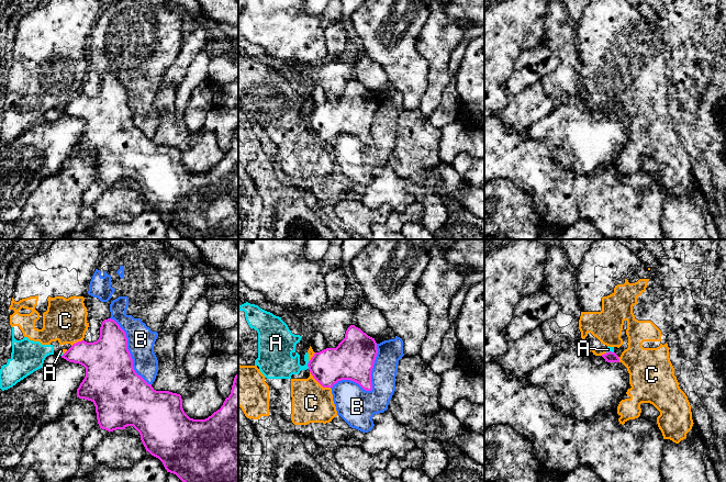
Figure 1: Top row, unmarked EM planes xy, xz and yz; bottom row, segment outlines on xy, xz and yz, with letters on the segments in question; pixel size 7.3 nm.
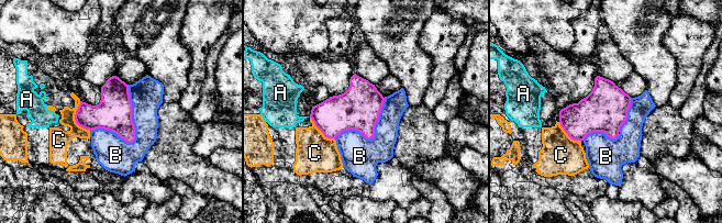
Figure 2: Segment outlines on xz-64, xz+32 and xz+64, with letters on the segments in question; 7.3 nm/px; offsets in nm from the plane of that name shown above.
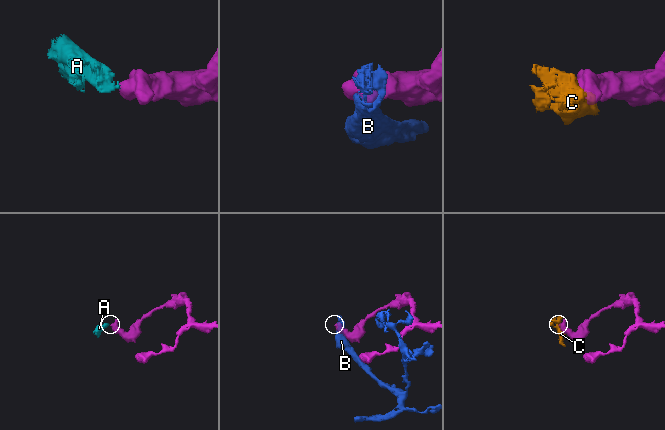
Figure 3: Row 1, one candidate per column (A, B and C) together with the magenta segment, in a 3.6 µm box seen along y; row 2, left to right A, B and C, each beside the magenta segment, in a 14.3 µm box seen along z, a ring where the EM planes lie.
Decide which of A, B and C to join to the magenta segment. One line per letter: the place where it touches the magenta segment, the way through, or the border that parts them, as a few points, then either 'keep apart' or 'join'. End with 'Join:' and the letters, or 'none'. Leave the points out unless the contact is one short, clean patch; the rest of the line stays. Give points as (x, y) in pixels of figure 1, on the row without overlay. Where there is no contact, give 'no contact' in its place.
A: contact xz (308, 119); border xz (309, 115), (308, 122); keep apart
B: contact xz (371, 141); keep apart
C: contact xz (319, 136); keep apart
Join: none

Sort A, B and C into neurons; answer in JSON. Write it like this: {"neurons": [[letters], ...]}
{"neurons": [["A", "C"], ["B"]]}

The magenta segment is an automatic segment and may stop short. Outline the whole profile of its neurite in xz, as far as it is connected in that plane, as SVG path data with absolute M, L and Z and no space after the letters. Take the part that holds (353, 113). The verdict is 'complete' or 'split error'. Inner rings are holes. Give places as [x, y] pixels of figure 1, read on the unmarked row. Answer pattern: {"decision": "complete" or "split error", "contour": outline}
{"decision": "complete", "contour": "M350 79L336 102L315 107L308 121L323 142L333 142L338 135L350 134L371 145L371 125L377 108L375 92Z"}

